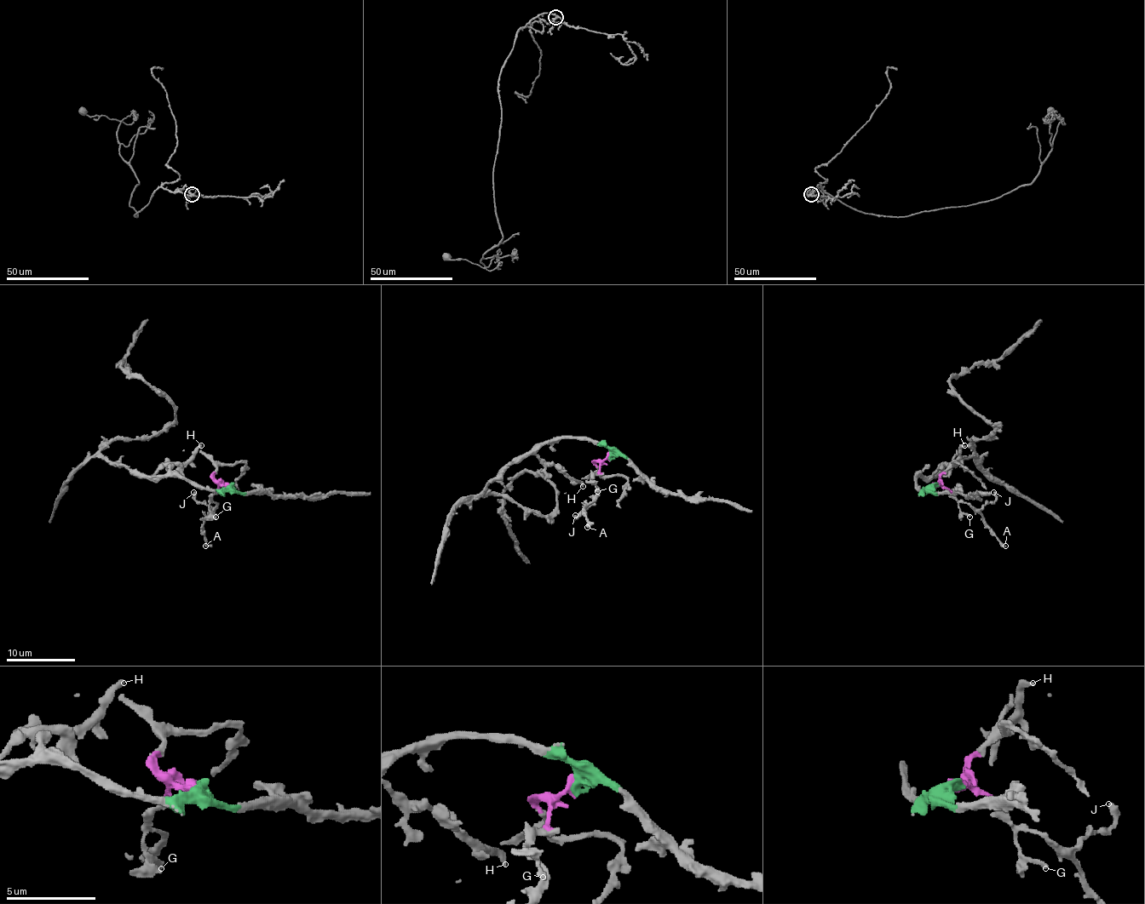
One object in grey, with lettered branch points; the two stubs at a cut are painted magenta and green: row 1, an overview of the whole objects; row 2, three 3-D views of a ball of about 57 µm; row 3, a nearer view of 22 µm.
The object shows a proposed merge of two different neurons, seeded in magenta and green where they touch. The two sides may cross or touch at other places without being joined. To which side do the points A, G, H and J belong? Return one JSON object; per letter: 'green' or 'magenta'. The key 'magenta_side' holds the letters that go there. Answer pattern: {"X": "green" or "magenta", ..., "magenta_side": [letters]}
{"A": "magenta", "G": "magenta", "H": "green", "J": "magenta", "magenta_side": ["A", "G", "J"]}

